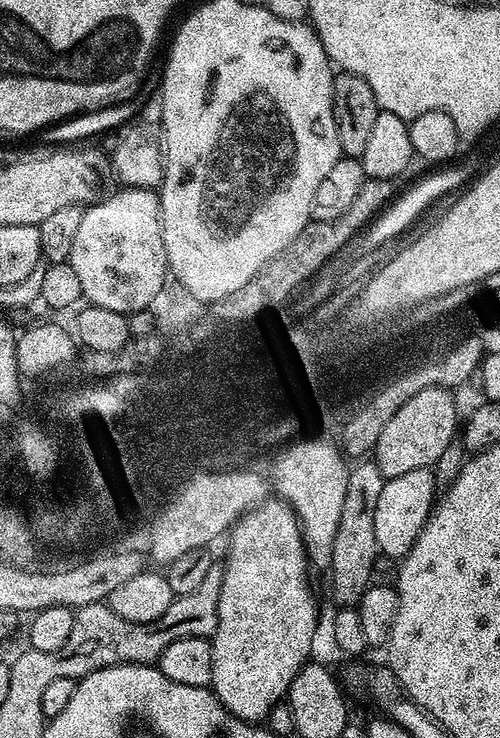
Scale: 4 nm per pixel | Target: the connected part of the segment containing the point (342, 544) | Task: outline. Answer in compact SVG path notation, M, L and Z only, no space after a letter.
M360 462L348 473L346 502L342 502L342 518L338 522L338 534L334 534L332 547L332 596L340 606L359 605L362 594L373 583L372 571L376 568L378 549L374 538L374 509L378 506L378 494L382 494L385 477L375 462Z

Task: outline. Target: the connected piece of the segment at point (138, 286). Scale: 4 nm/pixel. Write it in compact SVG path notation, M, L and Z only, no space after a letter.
M124 186L119 190L84 208L68 265L78 274L82 297L88 304L131 314L151 309L158 291L169 279L170 269L162 242L159 195L150 188Z

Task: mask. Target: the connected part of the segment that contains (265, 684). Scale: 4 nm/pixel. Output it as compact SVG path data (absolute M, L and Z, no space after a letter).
M272 498L263 504L258 504L245 512L227 533L228 557L222 561L224 577L222 578L222 590L218 594L218 626L216 632L210 637L212 641L212 683L210 685L216 697L224 703L224 708L229 716L238 720L260 722L267 717L268 712L276 704L281 703L288 695L288 687L294 682L294 678L304 667L308 656L312 652L312 639L316 636L316 600L312 597L312 588L308 585L308 549L304 546L304 536L300 533L300 524L296 521L296 513L287 504L279 499Z

